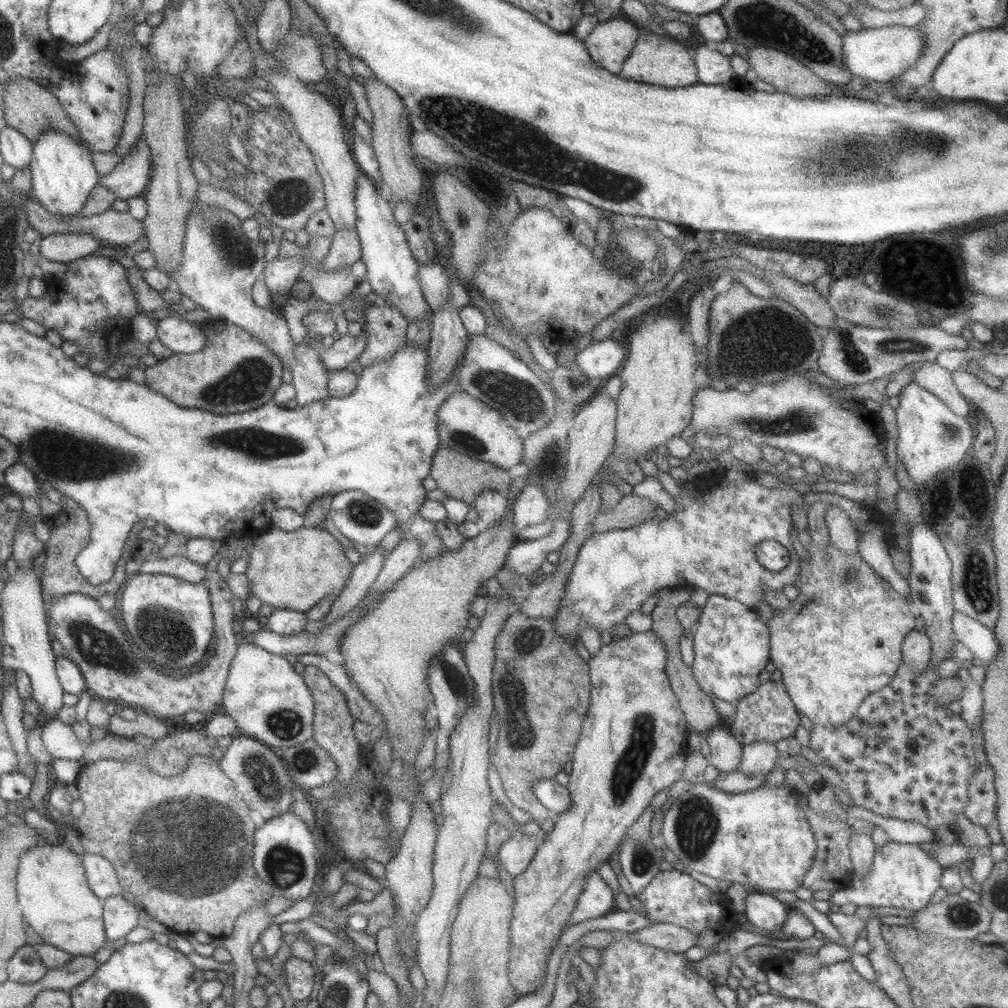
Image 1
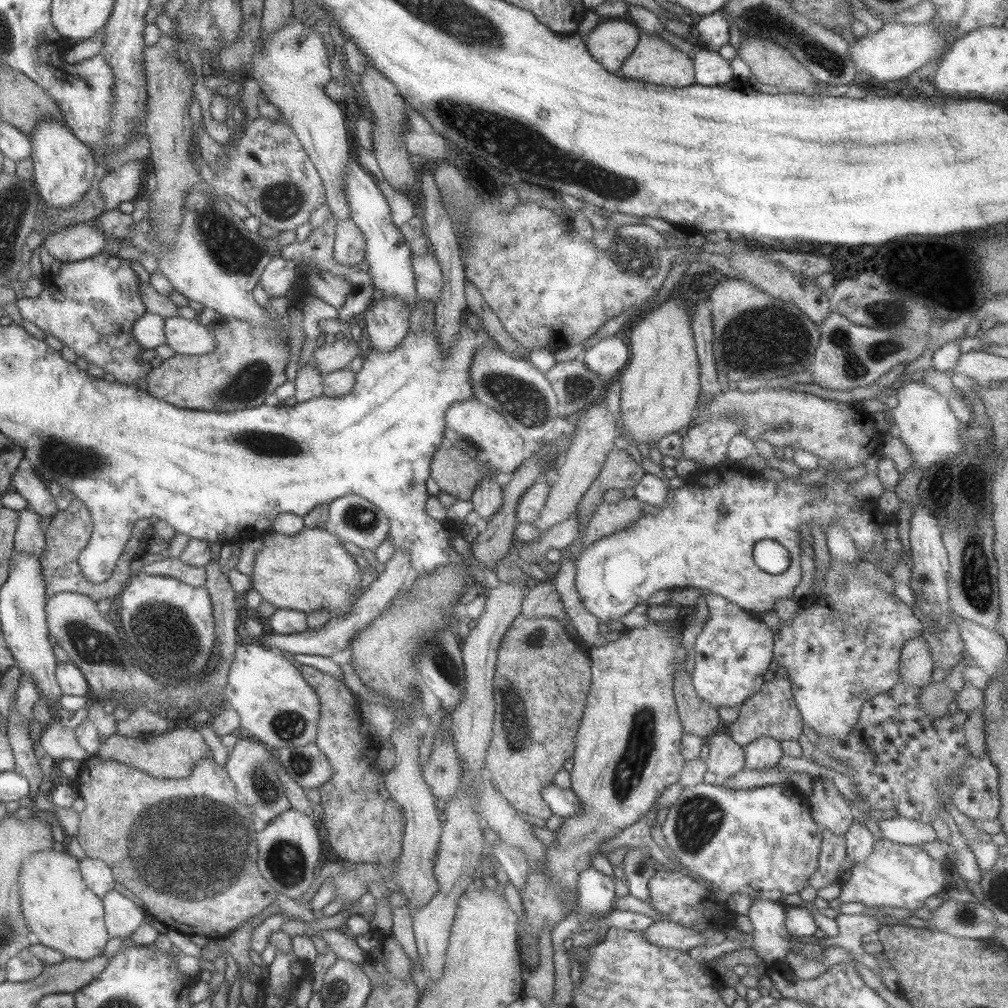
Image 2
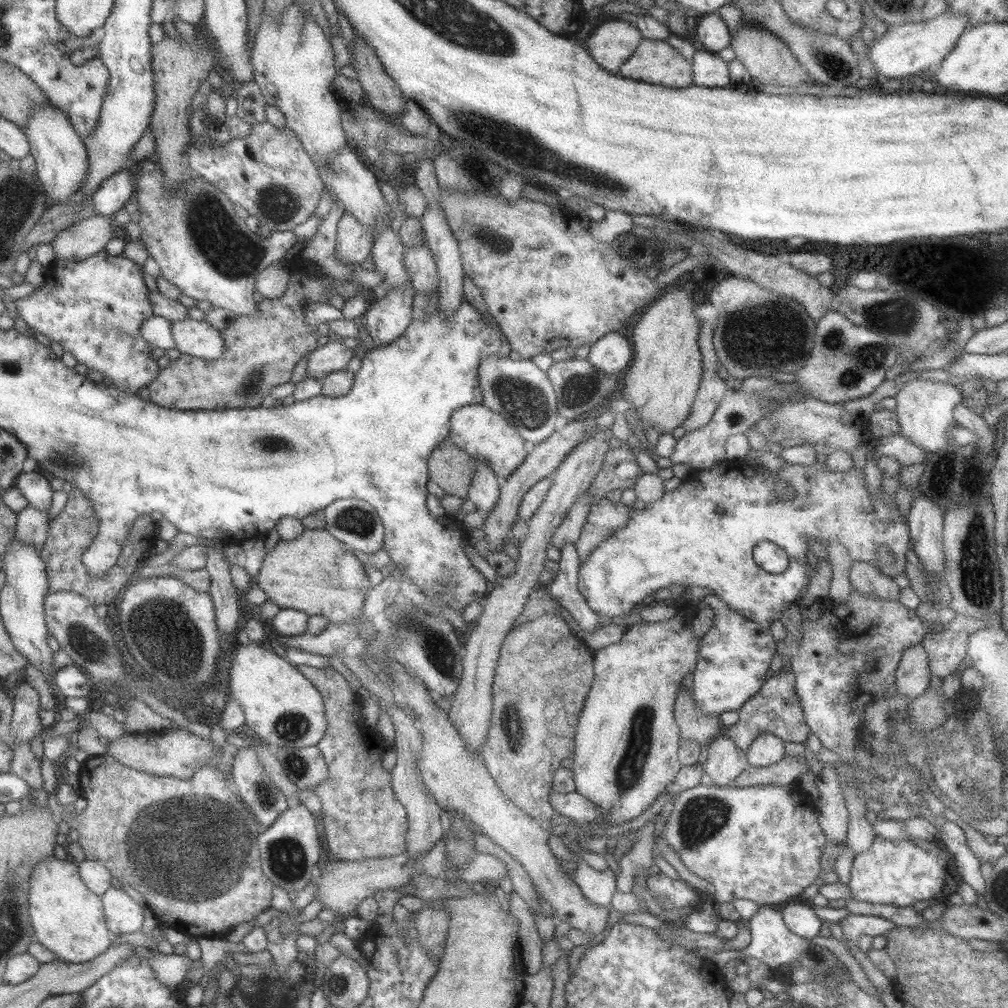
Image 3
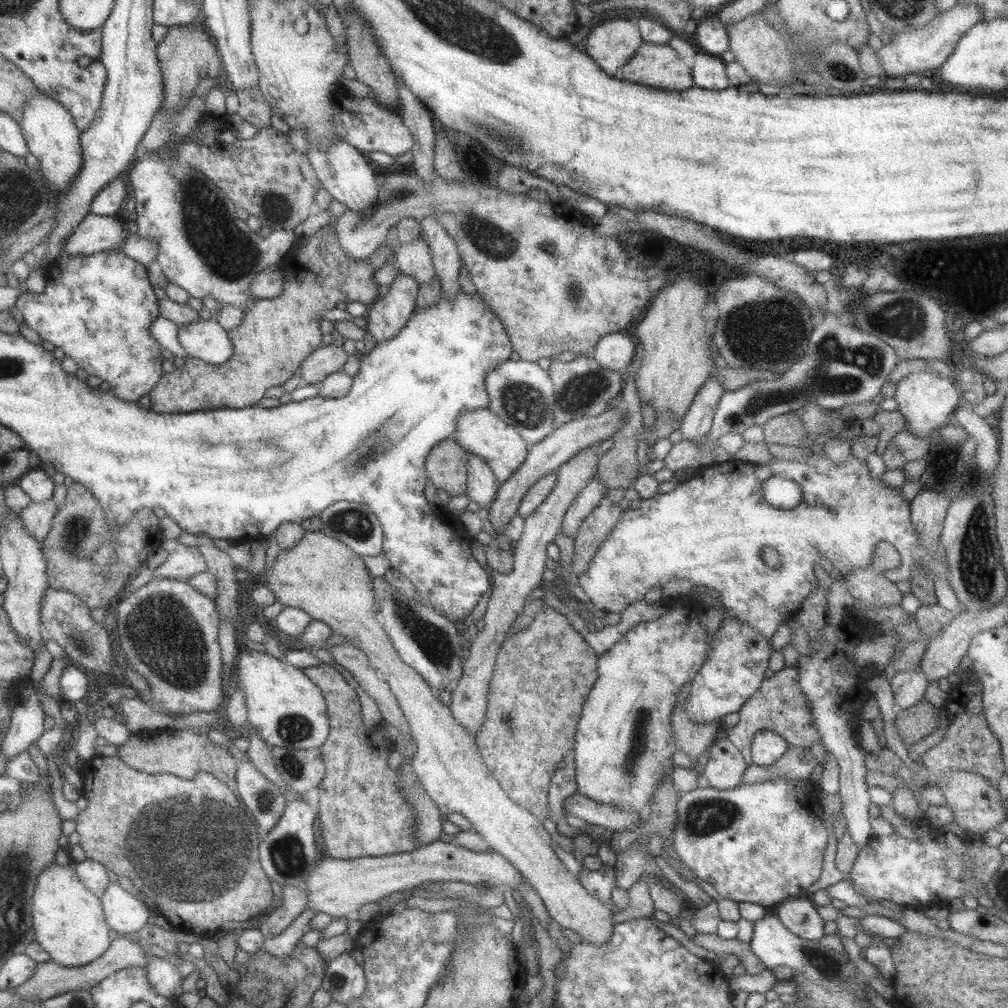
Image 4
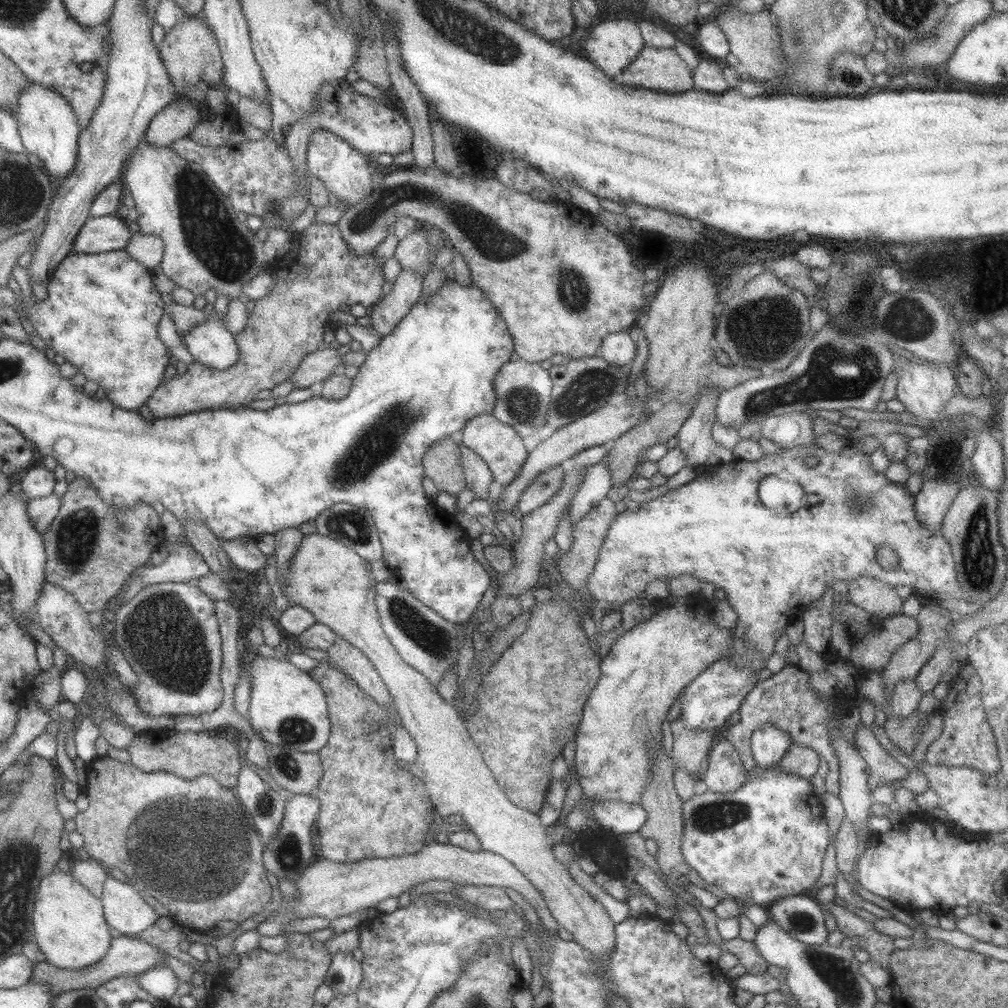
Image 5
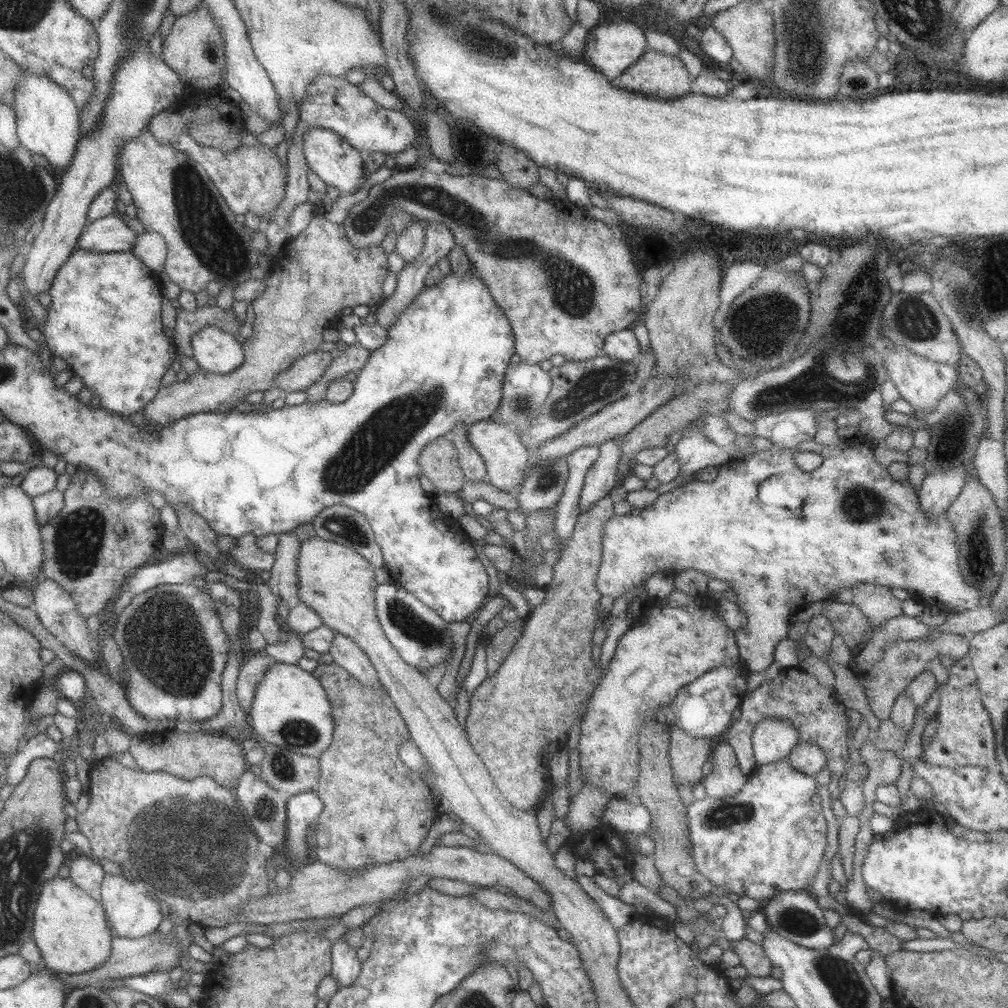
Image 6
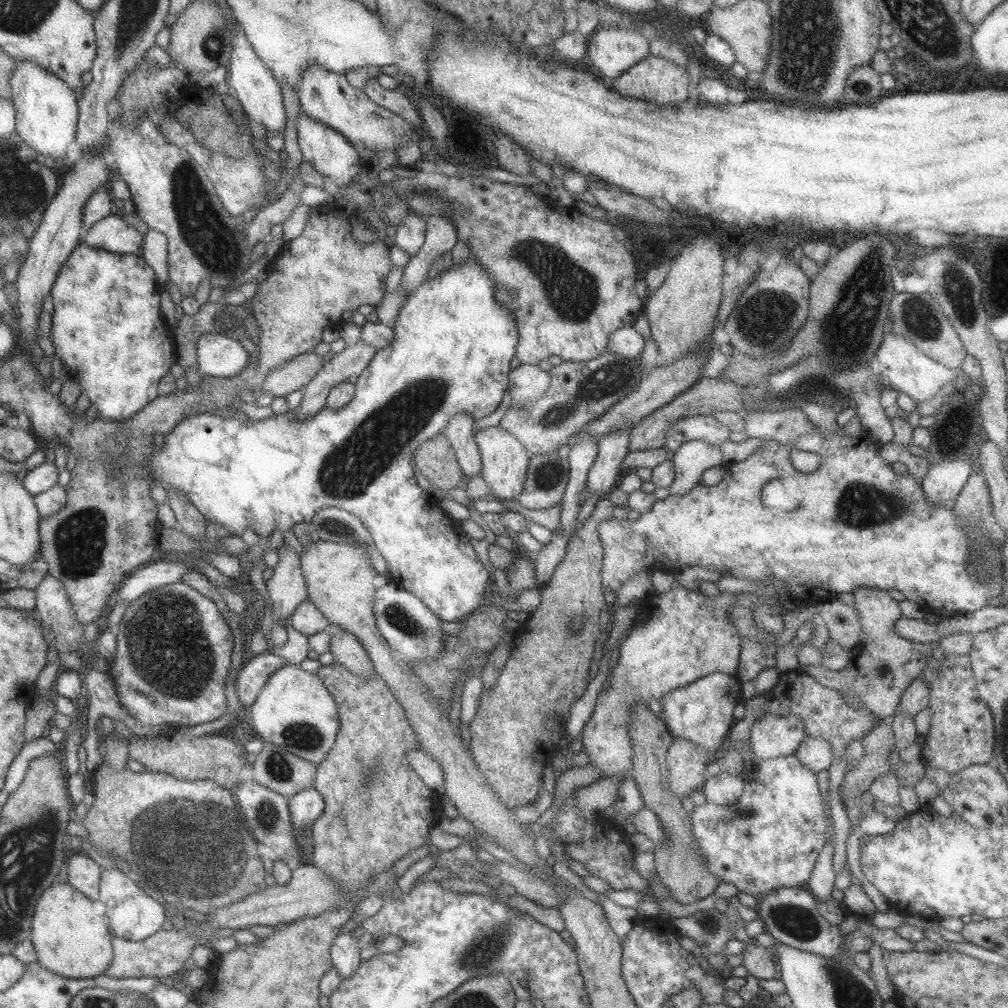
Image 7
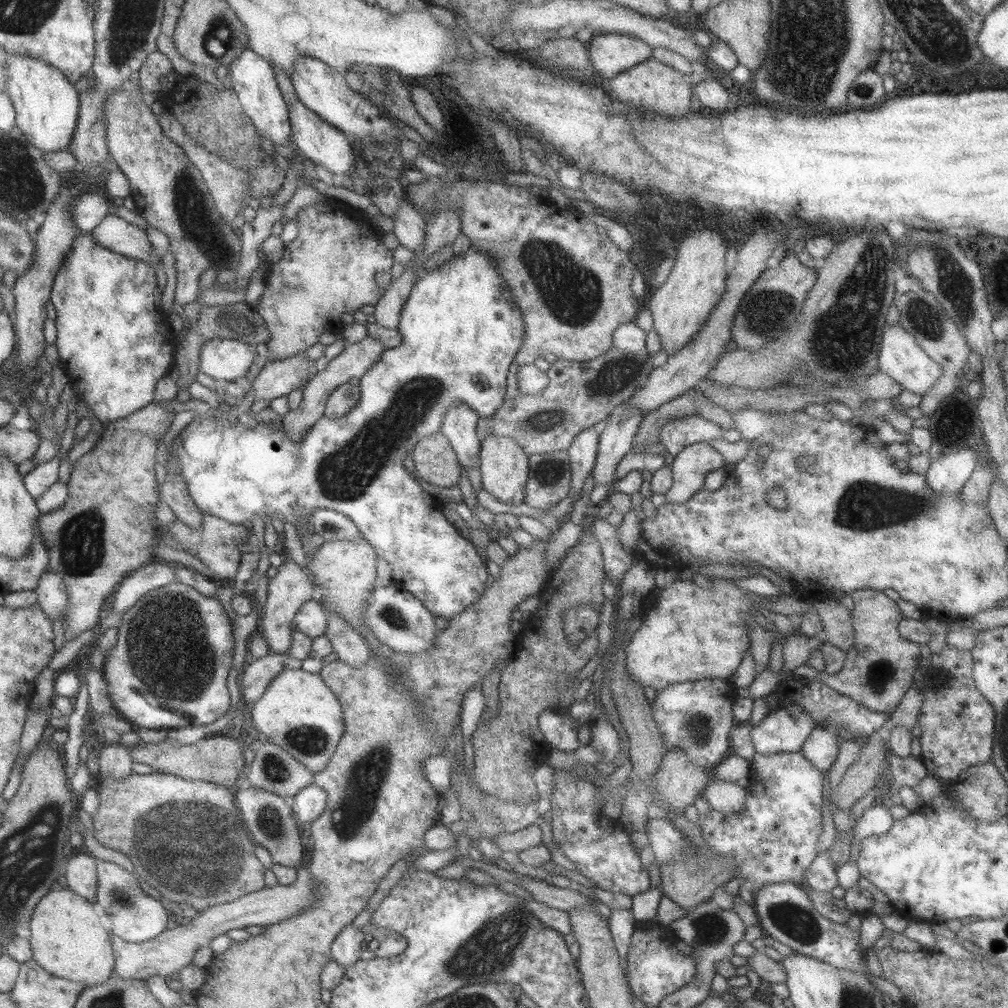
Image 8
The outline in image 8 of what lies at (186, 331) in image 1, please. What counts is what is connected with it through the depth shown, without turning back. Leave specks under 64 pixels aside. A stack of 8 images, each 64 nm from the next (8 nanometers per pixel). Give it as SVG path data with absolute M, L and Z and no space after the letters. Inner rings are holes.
M211 338L207 342L201 344L199 352L198 370L201 378L208 380L228 380L241 382L243 376L249 370L253 358L256 356L255 352L260 349L252 350L246 343L229 340L229 338Z

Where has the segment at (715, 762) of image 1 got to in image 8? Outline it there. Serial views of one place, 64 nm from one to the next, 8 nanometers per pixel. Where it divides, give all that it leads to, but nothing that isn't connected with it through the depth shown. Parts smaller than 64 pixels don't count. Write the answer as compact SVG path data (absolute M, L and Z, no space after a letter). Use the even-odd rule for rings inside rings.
M715 779L707 782L701 796L710 809L717 810L725 816L737 816L745 808L744 800L747 793L746 789L741 788L735 782Z

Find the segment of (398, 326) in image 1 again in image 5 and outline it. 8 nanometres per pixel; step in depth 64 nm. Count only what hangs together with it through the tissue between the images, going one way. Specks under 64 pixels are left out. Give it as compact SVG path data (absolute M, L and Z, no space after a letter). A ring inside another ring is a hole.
M403 270L391 284L388 295L373 304L367 315L371 329L379 337L385 337L395 329L395 325L409 313L409 309L419 301L423 275Z

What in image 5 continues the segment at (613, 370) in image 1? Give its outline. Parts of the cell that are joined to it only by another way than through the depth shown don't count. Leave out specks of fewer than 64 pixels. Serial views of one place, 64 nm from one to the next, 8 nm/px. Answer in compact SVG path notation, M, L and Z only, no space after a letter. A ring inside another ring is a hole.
M627 330L607 334L599 346L598 357L601 357L607 364L613 366L627 366L636 354L636 346L632 333Z

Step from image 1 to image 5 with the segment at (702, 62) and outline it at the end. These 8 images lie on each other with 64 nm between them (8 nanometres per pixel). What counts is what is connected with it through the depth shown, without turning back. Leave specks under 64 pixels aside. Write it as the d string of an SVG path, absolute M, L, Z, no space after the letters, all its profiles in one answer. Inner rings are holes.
M699 54L697 67L692 71L693 89L722 93L730 88L721 74L721 62L707 55Z

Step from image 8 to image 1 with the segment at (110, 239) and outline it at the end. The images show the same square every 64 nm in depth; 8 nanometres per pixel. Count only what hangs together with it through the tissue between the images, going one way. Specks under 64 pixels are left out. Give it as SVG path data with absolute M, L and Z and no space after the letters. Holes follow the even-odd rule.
M84 232L55 233L41 236L38 258L47 258L51 262L65 264L76 258L87 257L99 246L102 246L100 240Z

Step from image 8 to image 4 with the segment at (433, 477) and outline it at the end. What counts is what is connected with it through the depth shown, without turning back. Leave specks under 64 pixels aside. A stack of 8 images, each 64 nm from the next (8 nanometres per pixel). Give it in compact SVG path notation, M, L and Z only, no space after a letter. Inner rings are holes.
M452 438L439 441L426 456L424 467L430 483L450 496L466 492L468 454Z

